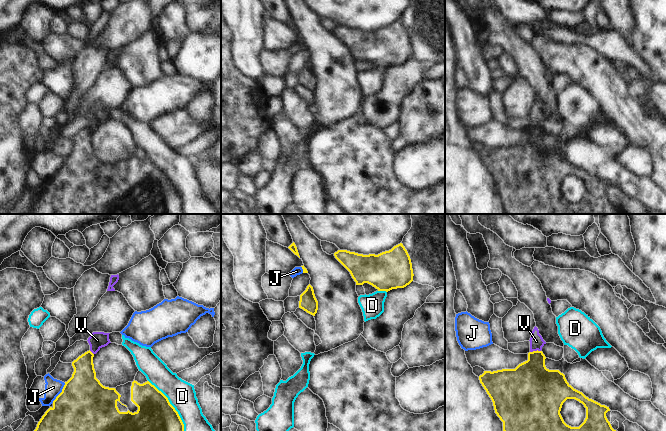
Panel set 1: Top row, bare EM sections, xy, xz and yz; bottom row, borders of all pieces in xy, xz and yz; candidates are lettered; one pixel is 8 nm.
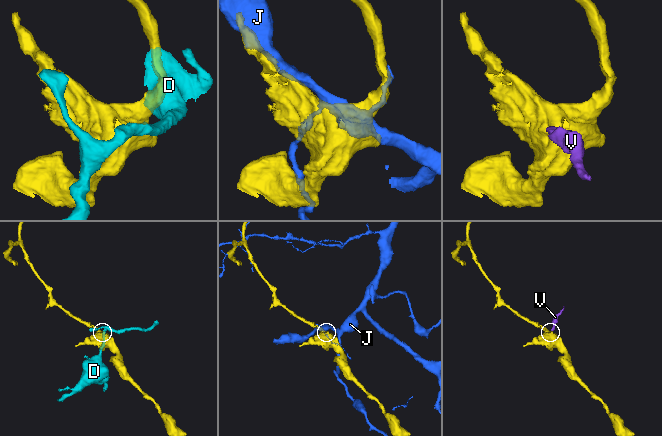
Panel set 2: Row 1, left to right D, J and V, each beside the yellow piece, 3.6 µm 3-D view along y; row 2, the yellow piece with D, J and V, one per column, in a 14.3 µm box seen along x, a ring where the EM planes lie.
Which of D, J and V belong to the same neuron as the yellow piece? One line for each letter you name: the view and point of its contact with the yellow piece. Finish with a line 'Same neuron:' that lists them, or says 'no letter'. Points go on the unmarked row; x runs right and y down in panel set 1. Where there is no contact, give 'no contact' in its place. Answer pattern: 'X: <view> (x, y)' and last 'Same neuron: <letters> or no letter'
Same neuron: no letter

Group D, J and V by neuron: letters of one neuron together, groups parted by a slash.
D / J / V

